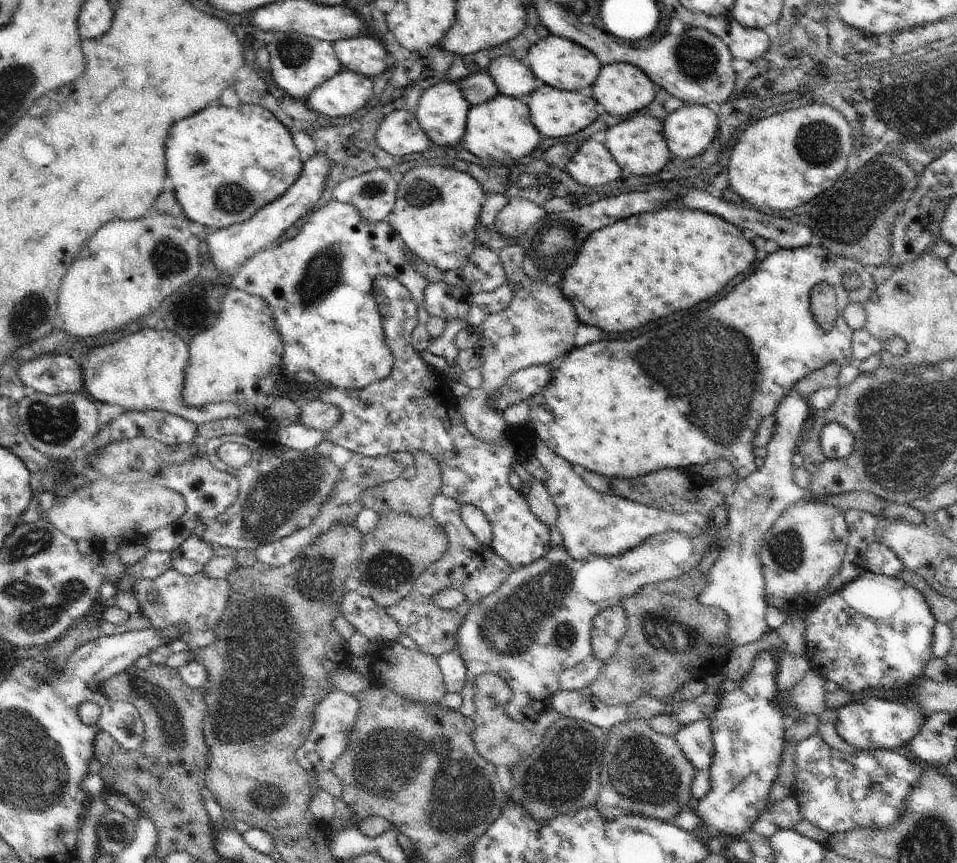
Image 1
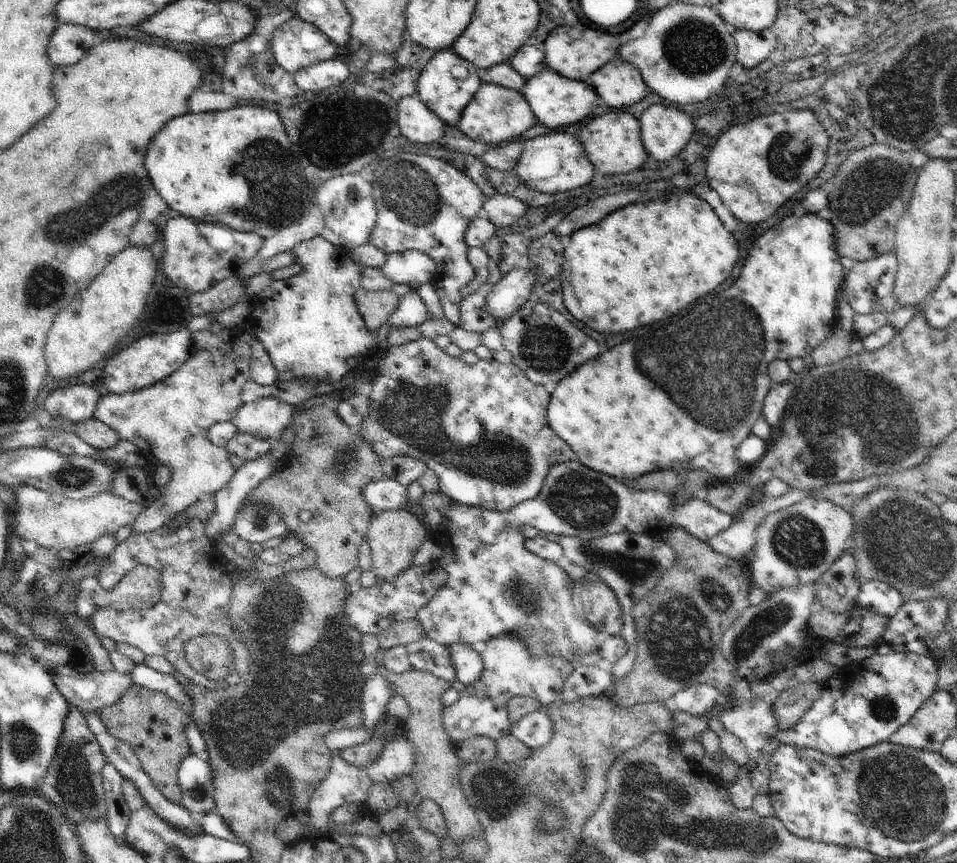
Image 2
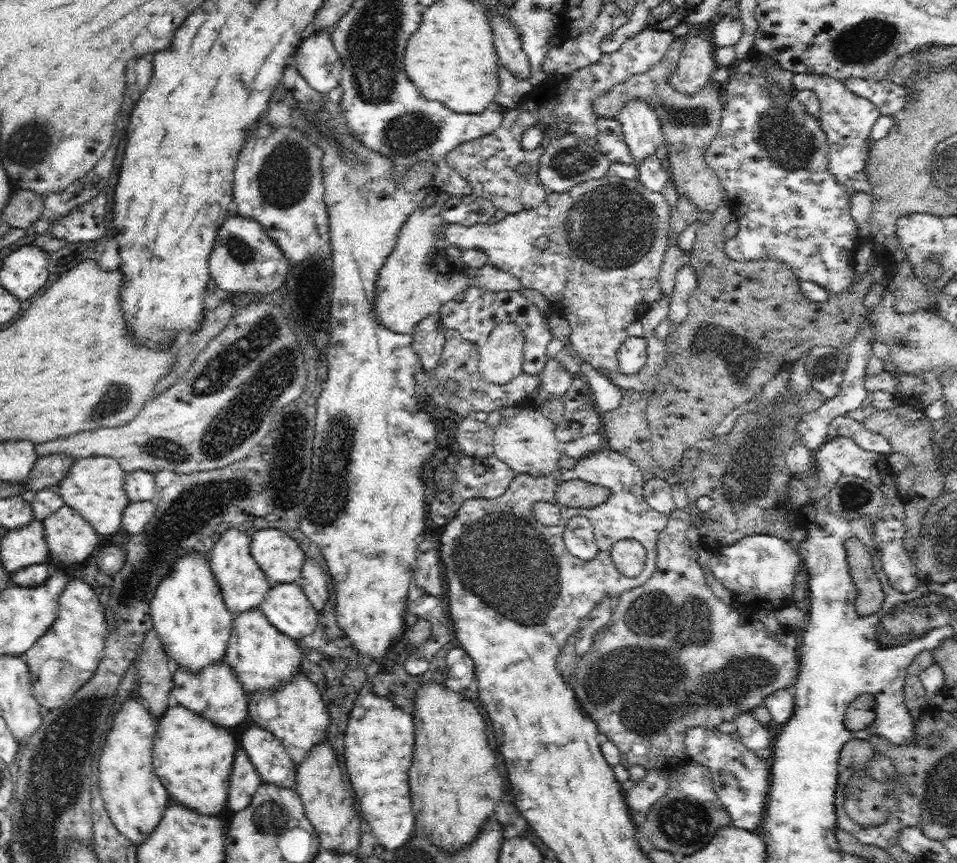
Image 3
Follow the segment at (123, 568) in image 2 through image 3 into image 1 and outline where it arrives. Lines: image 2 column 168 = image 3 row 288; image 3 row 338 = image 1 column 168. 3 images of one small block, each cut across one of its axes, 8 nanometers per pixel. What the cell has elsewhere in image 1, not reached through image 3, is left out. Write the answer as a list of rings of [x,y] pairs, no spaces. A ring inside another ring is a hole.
[[[168,570],[154,580],[138,579],[132,591],[139,602],[139,611],[155,629],[177,626],[188,627],[189,630],[208,630],[216,628],[228,608],[230,580],[207,577],[203,572],[188,576]]]

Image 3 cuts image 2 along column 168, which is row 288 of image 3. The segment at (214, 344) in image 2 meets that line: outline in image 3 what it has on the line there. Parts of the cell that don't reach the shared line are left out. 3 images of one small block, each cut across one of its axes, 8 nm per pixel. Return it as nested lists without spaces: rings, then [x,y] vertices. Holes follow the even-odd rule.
[[[437,191],[436,195],[437,199],[432,206],[418,207],[412,211],[398,231],[394,252],[388,256],[376,279],[375,315],[386,328],[401,335],[412,335],[421,320],[438,313],[446,302],[464,292],[468,286],[476,285],[490,292],[520,291],[523,288],[518,277],[496,269],[489,263],[476,269],[475,277],[451,274],[447,256],[448,243],[444,239],[441,215],[442,204],[451,196],[442,191]]]

